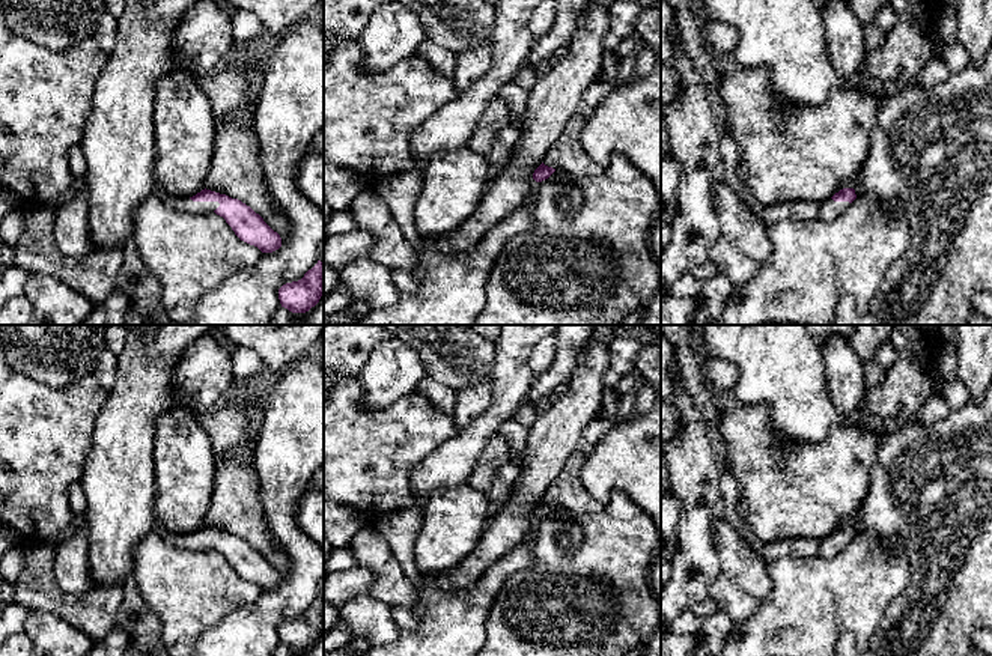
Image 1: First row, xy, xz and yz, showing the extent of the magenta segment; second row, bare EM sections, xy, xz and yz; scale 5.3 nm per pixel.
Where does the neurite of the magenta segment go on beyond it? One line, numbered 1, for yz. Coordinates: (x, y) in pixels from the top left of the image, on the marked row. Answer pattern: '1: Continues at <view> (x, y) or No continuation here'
1: Continues at yz (828, 209)

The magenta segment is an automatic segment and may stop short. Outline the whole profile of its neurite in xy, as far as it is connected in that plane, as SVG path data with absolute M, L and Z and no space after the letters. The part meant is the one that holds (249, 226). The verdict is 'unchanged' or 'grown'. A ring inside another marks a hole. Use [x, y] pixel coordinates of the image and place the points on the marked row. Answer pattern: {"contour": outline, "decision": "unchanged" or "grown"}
{"contour": "M157 182L154 194L173 211L194 215L217 214L223 217L241 241L257 247L262 253L272 253L281 247L280 235L259 214L238 199L206 188L193 197L176 197L167 194Z", "decision": "grown"}

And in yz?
{"contour": "M843 188L835 193L831 199L826 199L819 205L819 217L820 220L831 221L841 215L851 203L857 199L854 188Z", "decision": "grown"}

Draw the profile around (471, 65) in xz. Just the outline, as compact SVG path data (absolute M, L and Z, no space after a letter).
M483 42L470 51L458 54L452 81L461 93L480 80L492 65L492 44Z

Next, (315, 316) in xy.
M324 280L319 302L306 313L300 313L297 325L324 325Z

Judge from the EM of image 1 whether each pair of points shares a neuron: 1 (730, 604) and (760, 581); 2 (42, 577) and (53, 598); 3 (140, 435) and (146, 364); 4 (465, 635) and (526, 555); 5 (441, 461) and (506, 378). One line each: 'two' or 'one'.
1: two
2: one
3: one
4: one
5: one

